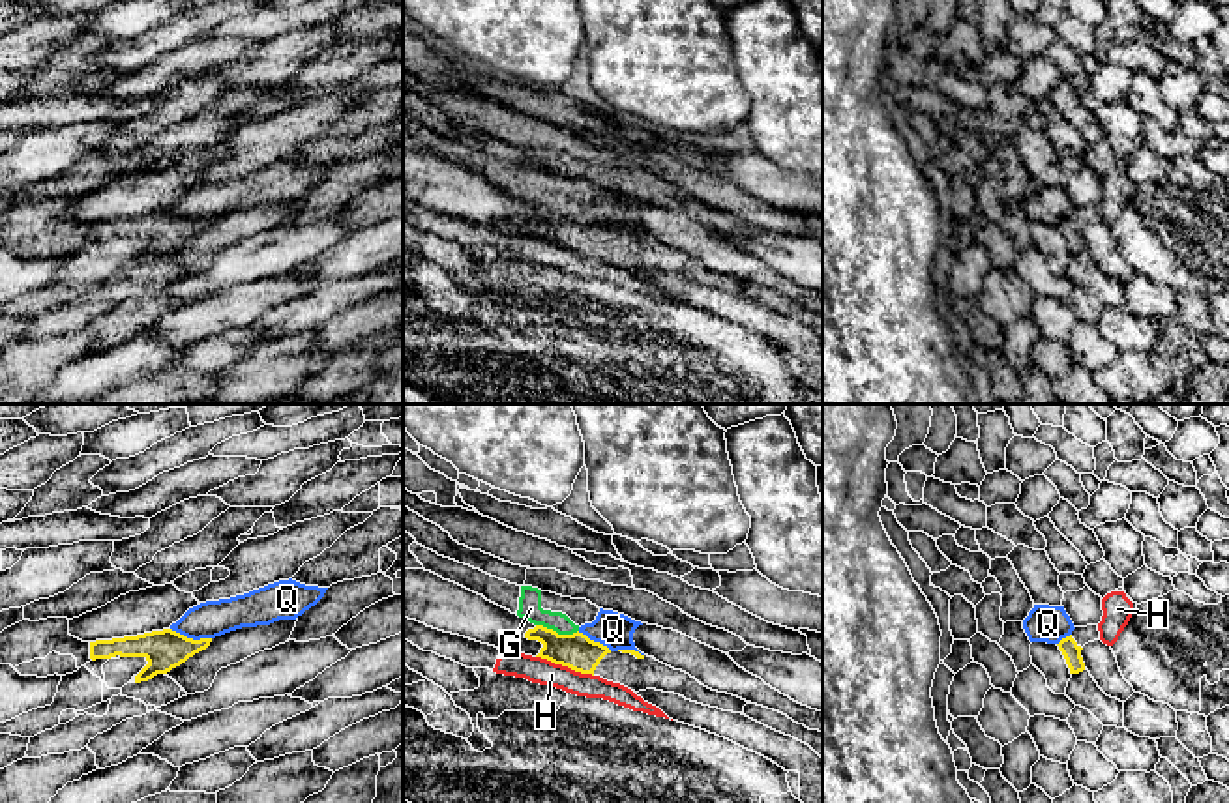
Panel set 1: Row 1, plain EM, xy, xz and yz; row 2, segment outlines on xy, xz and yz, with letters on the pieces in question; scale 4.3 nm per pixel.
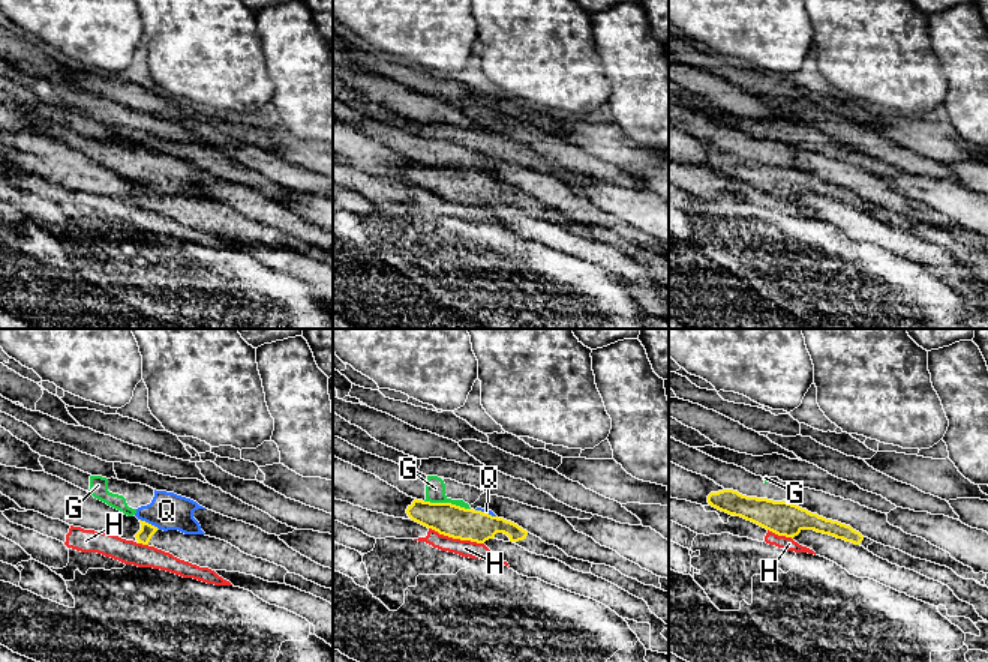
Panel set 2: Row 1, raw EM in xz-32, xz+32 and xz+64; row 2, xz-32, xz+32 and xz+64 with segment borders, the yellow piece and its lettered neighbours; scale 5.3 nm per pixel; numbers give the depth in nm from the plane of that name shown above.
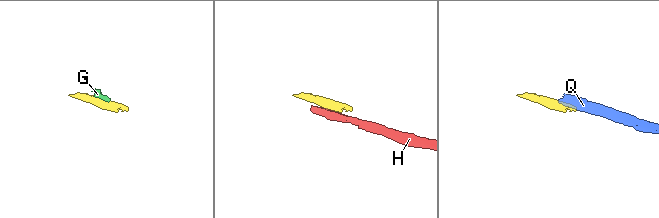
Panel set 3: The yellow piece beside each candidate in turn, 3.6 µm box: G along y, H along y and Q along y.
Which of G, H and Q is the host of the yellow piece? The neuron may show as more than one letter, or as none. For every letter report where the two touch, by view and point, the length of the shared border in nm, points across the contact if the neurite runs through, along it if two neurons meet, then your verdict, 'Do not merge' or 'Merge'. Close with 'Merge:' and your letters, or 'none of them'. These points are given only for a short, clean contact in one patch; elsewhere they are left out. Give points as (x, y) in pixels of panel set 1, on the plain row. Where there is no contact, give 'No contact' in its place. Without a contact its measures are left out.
G: Touches yellow at xz (555, 212). Shared border 190 nm. Boundary: xz (536, 204), (559, 214), (577, 212). Do not merge
H: Touches yellow at xz (564, 246). Shared border 260 nm. Boundary: xz (536, 236), (592, 257). Do not merge
Q: Touches yellow at xy (192, 219). Shared border 180 nm. Boundary: xy (171, 208), (193, 219), (210, 219). Do not merge
Merge: none of them

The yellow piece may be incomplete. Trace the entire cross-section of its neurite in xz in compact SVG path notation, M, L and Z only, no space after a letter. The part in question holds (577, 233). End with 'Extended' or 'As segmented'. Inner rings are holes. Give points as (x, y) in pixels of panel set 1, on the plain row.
M536 206L525 213L525 219L543 225L536 238L581 255L600 256L635 273L646 270L674 273L686 281L742 296L744 286L749 285L738 277L712 271L689 255L674 251L654 238L641 236L635 230L611 232L607 226L590 221L579 212L573 215L558 215L553 210Z. Extended

